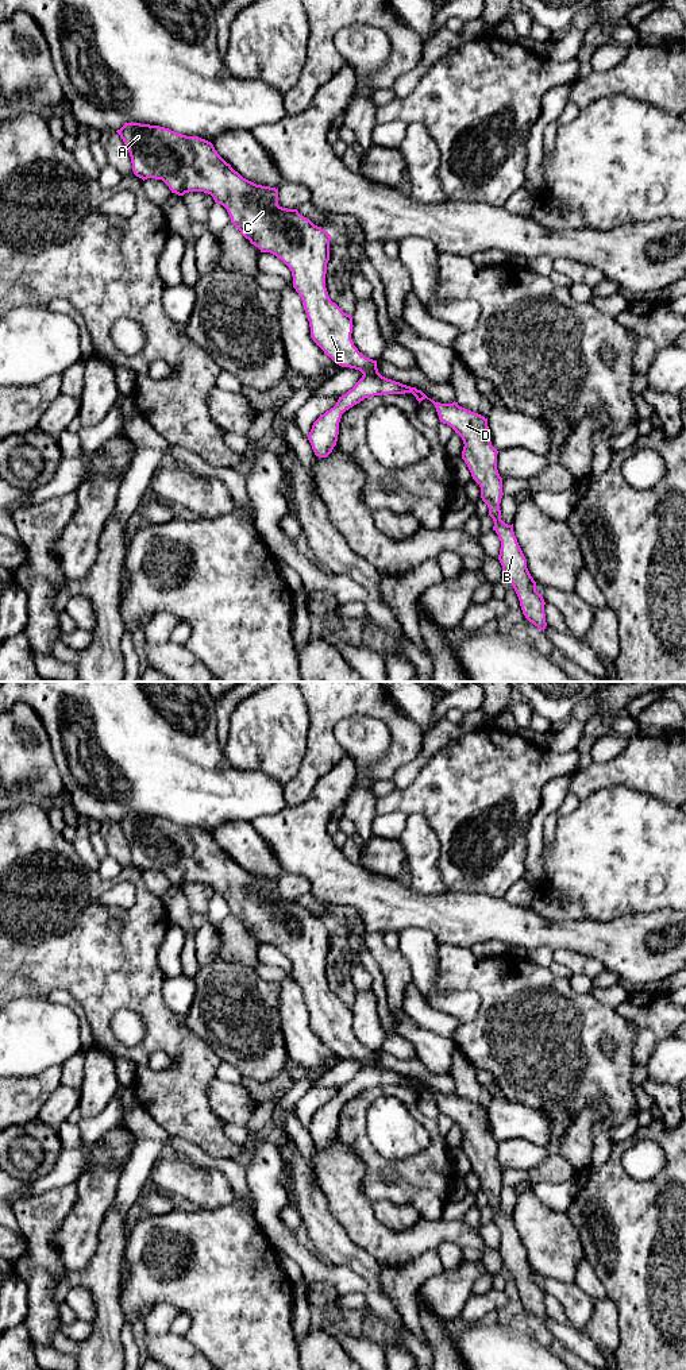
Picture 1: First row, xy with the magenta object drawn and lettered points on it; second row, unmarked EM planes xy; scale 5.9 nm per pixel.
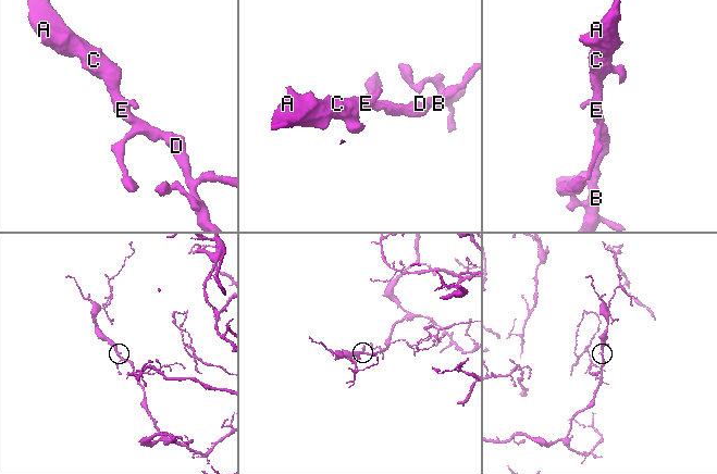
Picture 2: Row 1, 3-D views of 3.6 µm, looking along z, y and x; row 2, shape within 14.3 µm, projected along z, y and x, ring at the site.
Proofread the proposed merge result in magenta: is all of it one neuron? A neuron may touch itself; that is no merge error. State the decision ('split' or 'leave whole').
leave whole

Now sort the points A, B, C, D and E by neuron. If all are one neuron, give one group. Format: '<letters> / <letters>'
A B C D E

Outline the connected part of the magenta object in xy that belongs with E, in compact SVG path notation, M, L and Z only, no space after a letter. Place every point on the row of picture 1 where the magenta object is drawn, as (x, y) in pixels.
M126 123L116 132L130 153L132 171L136 177L143 181L147 178L162 180L172 193L178 196L189 192L211 194L216 204L221 204L227 209L231 223L251 244L258 247L261 252L270 252L280 258L292 271L293 287L302 300L313 341L336 364L359 370L363 374L351 390L339 397L334 408L313 422L308 440L316 456L327 458L332 452L338 441L342 414L365 398L382 394L412 393L419 404L427 398L435 405L440 422L450 425L463 440L462 459L467 464L473 479L479 485L481 498L487 505L489 516L494 521L493 530L501 541L498 560L519 597L523 614L529 622L544 632L547 626L544 613L546 602L536 591L536 582L527 568L527 559L514 536L513 524L508 525L501 520L500 503L504 495L502 478L497 470L498 451L492 445L490 437L487 436L487 418L459 406L455 401L452 404L435 402L416 387L382 377L378 373L377 360L369 359L358 351L351 339L354 327L351 314L344 313L331 301L325 287L331 235L300 215L297 209L280 207L278 189L257 185L243 178L217 154L213 144L205 139L186 136L165 127L140 123Z

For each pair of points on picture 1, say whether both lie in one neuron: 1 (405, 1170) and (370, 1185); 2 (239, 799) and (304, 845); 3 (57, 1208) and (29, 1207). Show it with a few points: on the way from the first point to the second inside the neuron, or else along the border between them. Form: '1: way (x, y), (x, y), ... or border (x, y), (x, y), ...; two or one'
1: way (397, 1179), (384, 1179), (378, 1184); one
2: border (286, 805), (277, 811), (259, 815), (253, 822); two
3: way (50, 1208), (35, 1208); one

